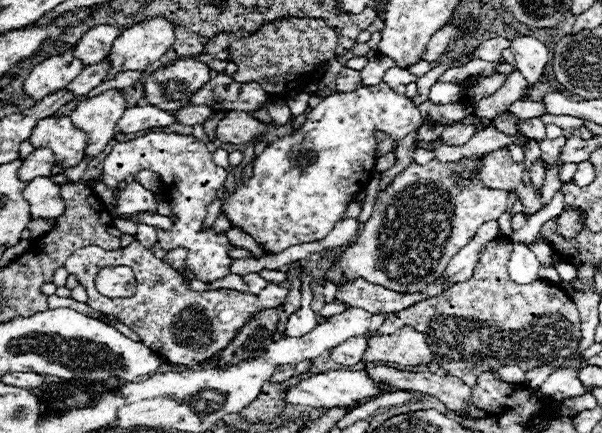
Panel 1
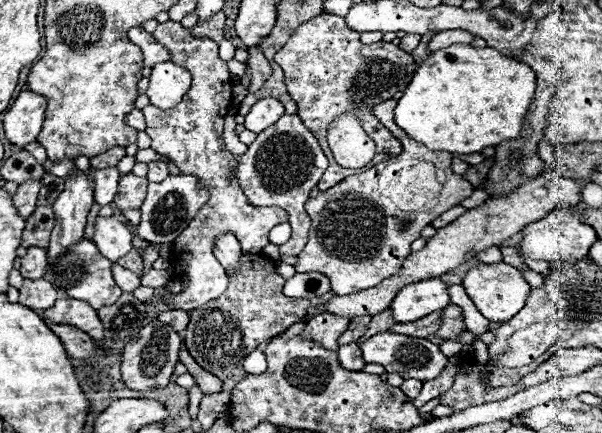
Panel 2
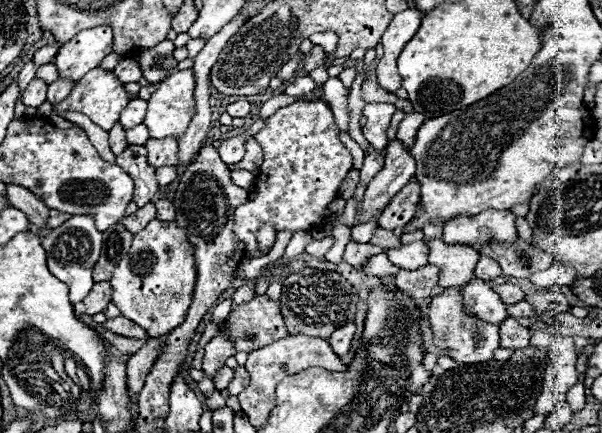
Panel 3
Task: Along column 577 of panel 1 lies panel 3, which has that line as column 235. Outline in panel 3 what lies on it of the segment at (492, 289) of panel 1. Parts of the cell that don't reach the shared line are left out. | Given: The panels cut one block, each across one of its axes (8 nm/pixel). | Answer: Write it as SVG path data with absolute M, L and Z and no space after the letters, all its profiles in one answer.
M266 294L236 306L224 322L228 322L228 338L234 342L236 352L252 352L252 348L262 348L272 340L280 340L280 336L288 336L280 302L270 300Z

